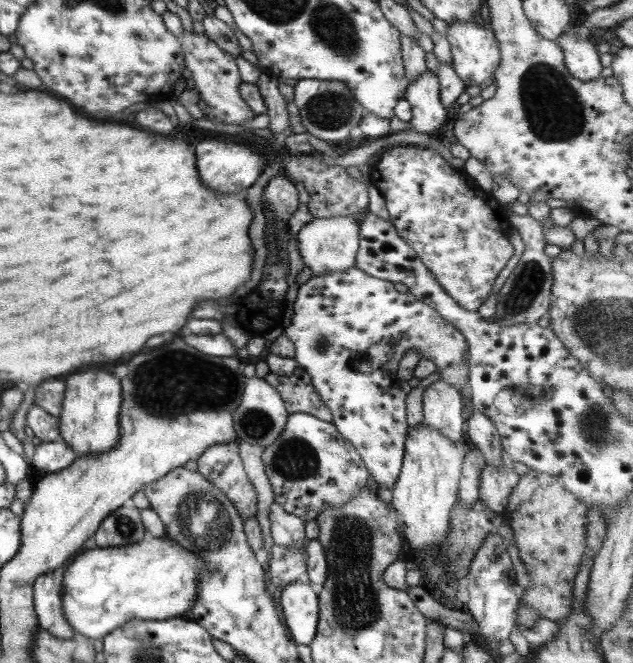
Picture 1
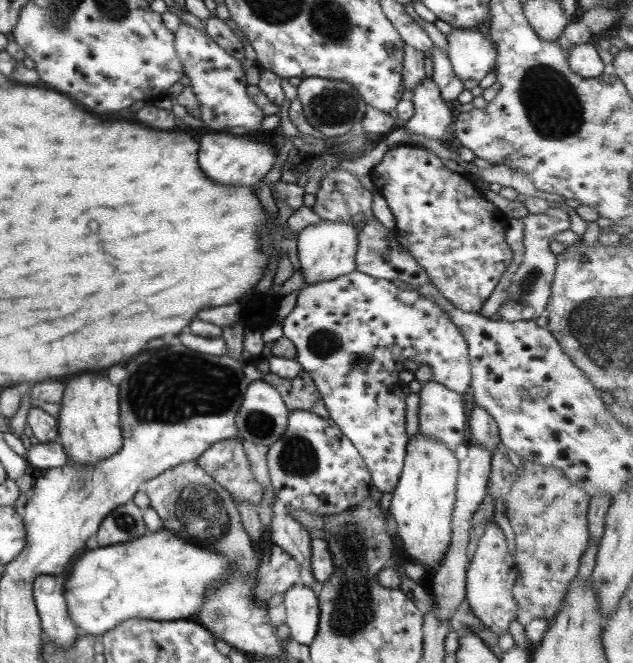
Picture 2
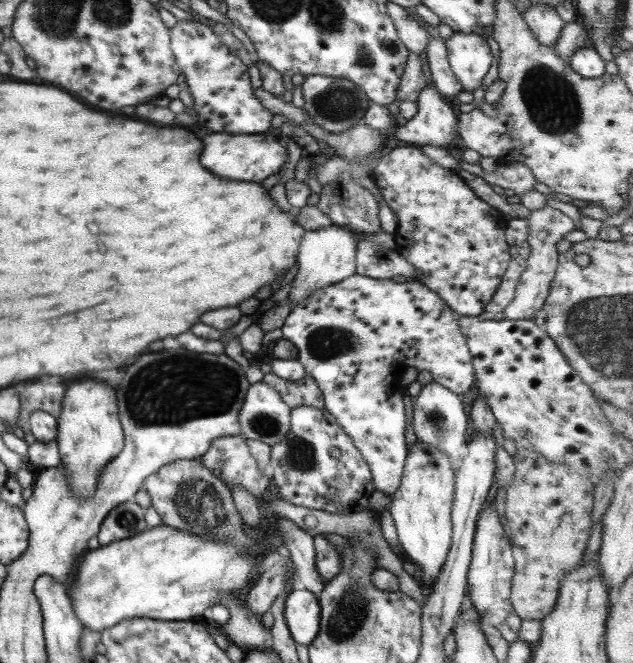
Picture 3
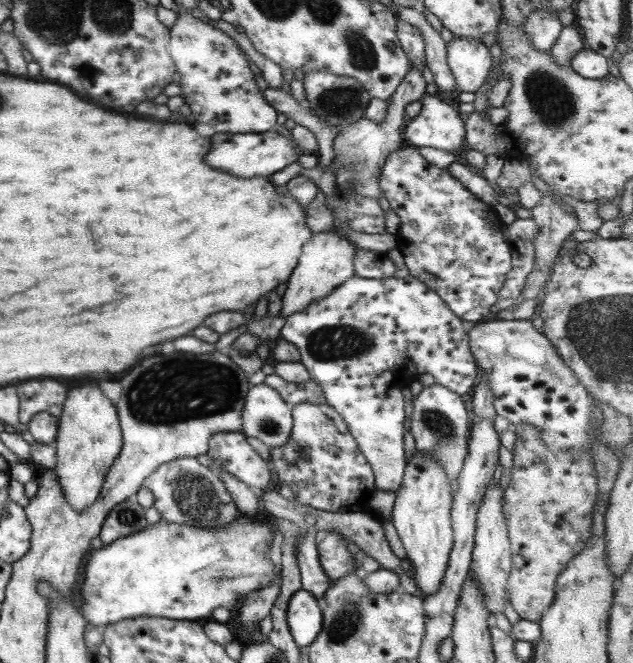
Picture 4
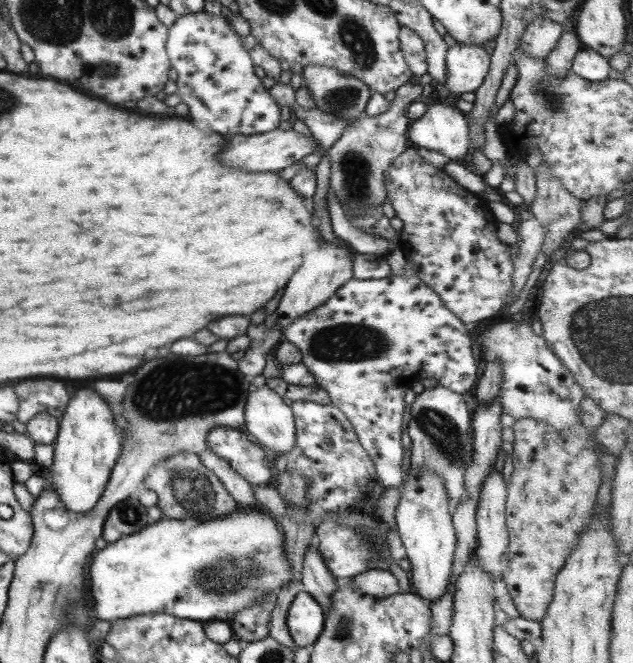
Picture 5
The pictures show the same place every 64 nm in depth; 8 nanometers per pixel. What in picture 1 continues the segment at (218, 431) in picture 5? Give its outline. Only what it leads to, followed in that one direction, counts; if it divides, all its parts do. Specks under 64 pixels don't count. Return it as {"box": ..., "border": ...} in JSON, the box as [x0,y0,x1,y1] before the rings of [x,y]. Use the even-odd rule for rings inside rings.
{"box":[197,440,256,520],"border":[[[237,440],[209,446],[197,460],[197,471],[226,495],[242,520],[256,517],[256,491],[244,471]]]}

